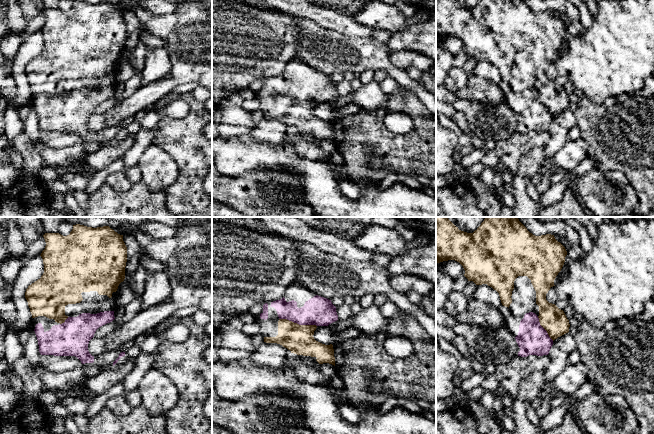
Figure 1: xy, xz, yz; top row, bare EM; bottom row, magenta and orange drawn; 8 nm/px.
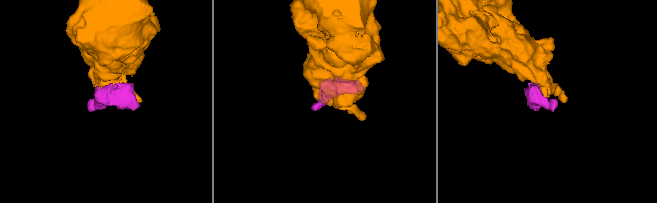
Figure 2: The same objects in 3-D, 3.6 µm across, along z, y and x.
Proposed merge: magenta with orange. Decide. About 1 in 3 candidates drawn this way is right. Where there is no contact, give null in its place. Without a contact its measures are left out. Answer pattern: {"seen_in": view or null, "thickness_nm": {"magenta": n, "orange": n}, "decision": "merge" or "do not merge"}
{"seen_in": "xz", "thickness_nm": {"magenta": 240, "orange": 220}, "decision": "merge"}

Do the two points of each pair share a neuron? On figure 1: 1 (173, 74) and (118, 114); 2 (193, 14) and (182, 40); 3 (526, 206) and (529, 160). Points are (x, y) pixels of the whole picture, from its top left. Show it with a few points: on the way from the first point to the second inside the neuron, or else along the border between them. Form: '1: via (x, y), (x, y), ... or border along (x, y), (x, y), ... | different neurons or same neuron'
1: via (159, 88), (132, 105) | same neuron
2: via (193, 20), (193, 29), (188, 34) | same neuron
3: via (521, 195), (521, 176), (526, 171) | same neuron

